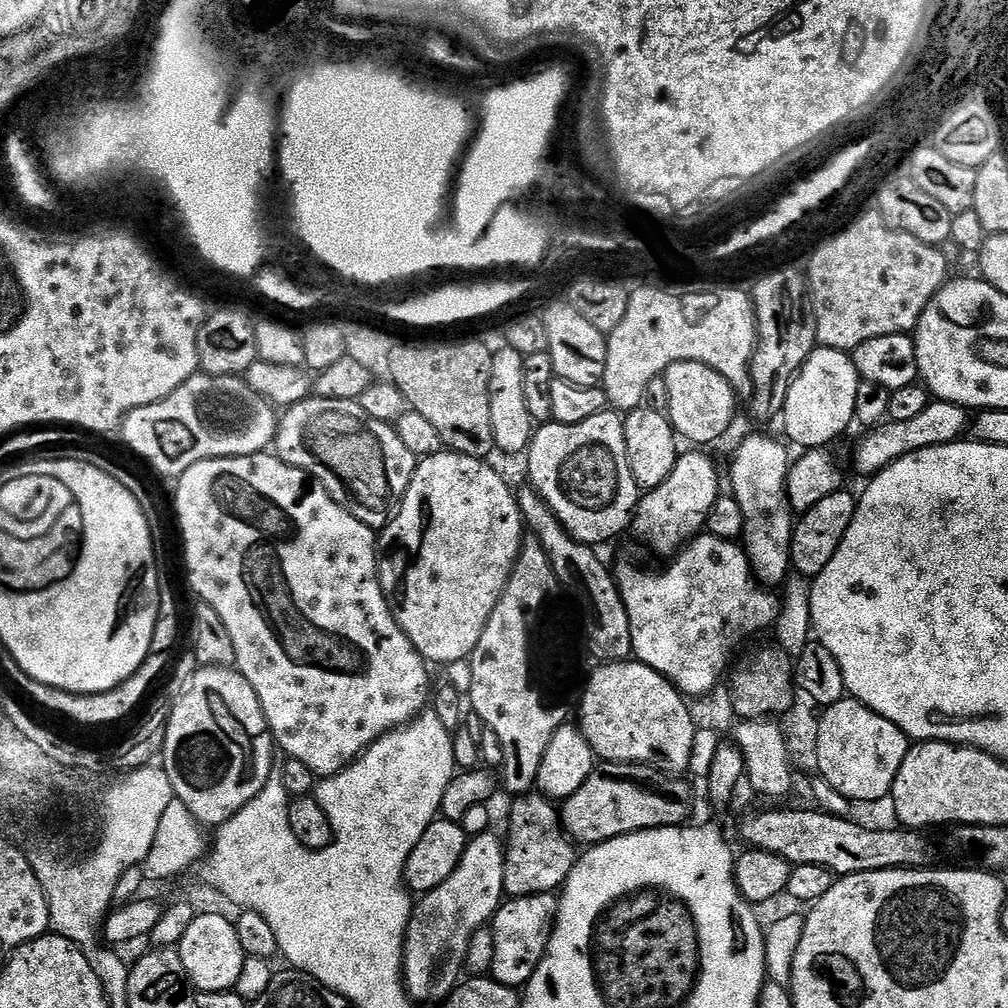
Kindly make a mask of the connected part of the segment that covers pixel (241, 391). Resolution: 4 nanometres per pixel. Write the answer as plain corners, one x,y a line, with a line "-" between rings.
191,376
174,394
124,418
124,440
161,477
182,475
203,460
253,456
276,439
277,413
240,376

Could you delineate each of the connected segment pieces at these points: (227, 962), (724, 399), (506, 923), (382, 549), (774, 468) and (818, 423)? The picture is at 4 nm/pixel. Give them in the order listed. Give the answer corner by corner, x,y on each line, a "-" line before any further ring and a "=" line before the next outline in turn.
208,912
205,916
204,913
198,914
194,922
190,922
190,930
182,934
178,951
182,966
186,966
186,974
197,992
230,992
235,989
245,955
231,919
227,920
216,912
=
674,362
664,371
666,382
666,398
668,399
668,421
672,423
672,431
676,433
681,441
689,440
692,446
708,446
715,440
720,440
732,428
732,419
736,416
736,398
731,383
718,370
706,366
702,362
=
551,892
505,899
490,921
494,934
491,979
515,989
527,984
534,970
538,970
538,962
542,962
542,958
548,952
548,943
552,931
556,929
559,913
560,901
=
445,450
433,456
425,456
417,463
416,473
412,475
410,486
404,492
404,497
401,498
394,515
379,533
376,569
380,575
380,585
384,591
388,609
392,611
393,618
406,634
406,638
410,638
410,642
425,661
431,662
433,665
436,663
447,666
459,660
468,660
471,657
472,651
478,646
478,638
482,638
482,630
486,630
486,622
490,618
490,614
494,614
494,606
500,600
500,593
503,592
506,582
510,578
525,536
526,525
524,517
520,515
517,493
511,492
507,482
481,457
463,456
461,452
=
752,434
746,437
737,448
730,464
730,494
742,509
742,544
749,556
753,575
764,586
781,584
789,577
792,563
792,534
795,528
791,501
787,496
788,474
791,468
792,454
776,438
766,434
=
819,346
813,348
812,353
806,358
806,362
801,366
796,377
792,379
782,409
784,432
797,444
797,449
807,450
831,445
831,440
838,439
848,427
853,427
856,418
854,398
858,395
860,382
860,375
856,373
856,367
849,353

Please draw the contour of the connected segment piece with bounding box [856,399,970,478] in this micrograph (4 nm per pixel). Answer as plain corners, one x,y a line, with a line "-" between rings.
933,399
926,406
926,410
922,410
922,414
918,414
906,422
885,422
871,429
865,435
868,437
861,442
860,449
856,452
856,460
860,463
861,470
865,472
865,477
871,478
906,454
926,450
930,446
939,444
956,443
965,435
969,424
969,413
962,405

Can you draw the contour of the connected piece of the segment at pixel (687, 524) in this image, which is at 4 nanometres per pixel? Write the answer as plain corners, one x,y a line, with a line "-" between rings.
681,451
677,455
674,470
670,470
670,478
662,486
647,489
641,495
634,513
634,528
656,544
680,546
693,539
707,525
710,506
722,494
716,464
704,453
707,451
688,451
692,452

